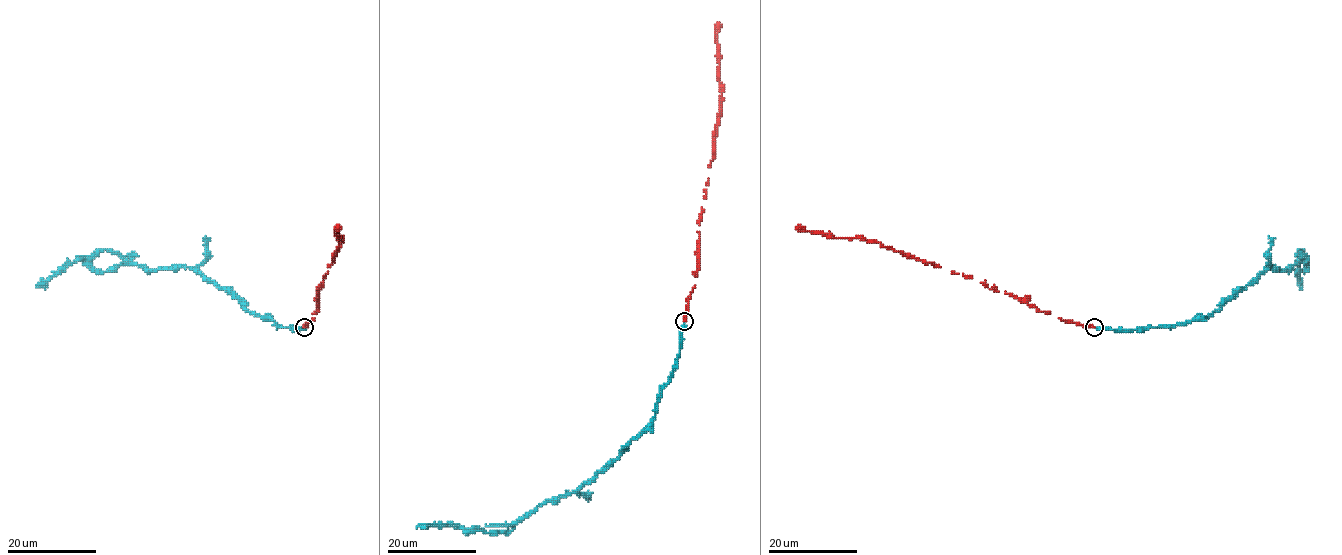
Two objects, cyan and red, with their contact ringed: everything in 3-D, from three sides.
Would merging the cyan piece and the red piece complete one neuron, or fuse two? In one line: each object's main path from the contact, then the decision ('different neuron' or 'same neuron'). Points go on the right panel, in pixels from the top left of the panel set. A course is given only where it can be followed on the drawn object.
cyan runs (1094, 328), (1142, 330), (1211, 315), (1265, 267), (1299, 263), (1305, 271), (1302, 258), (1301, 286); red runs (1094, 328), (1038, 311), (972, 277), (908, 257), (878, 242), (829, 237), (796, 226); same neuron

